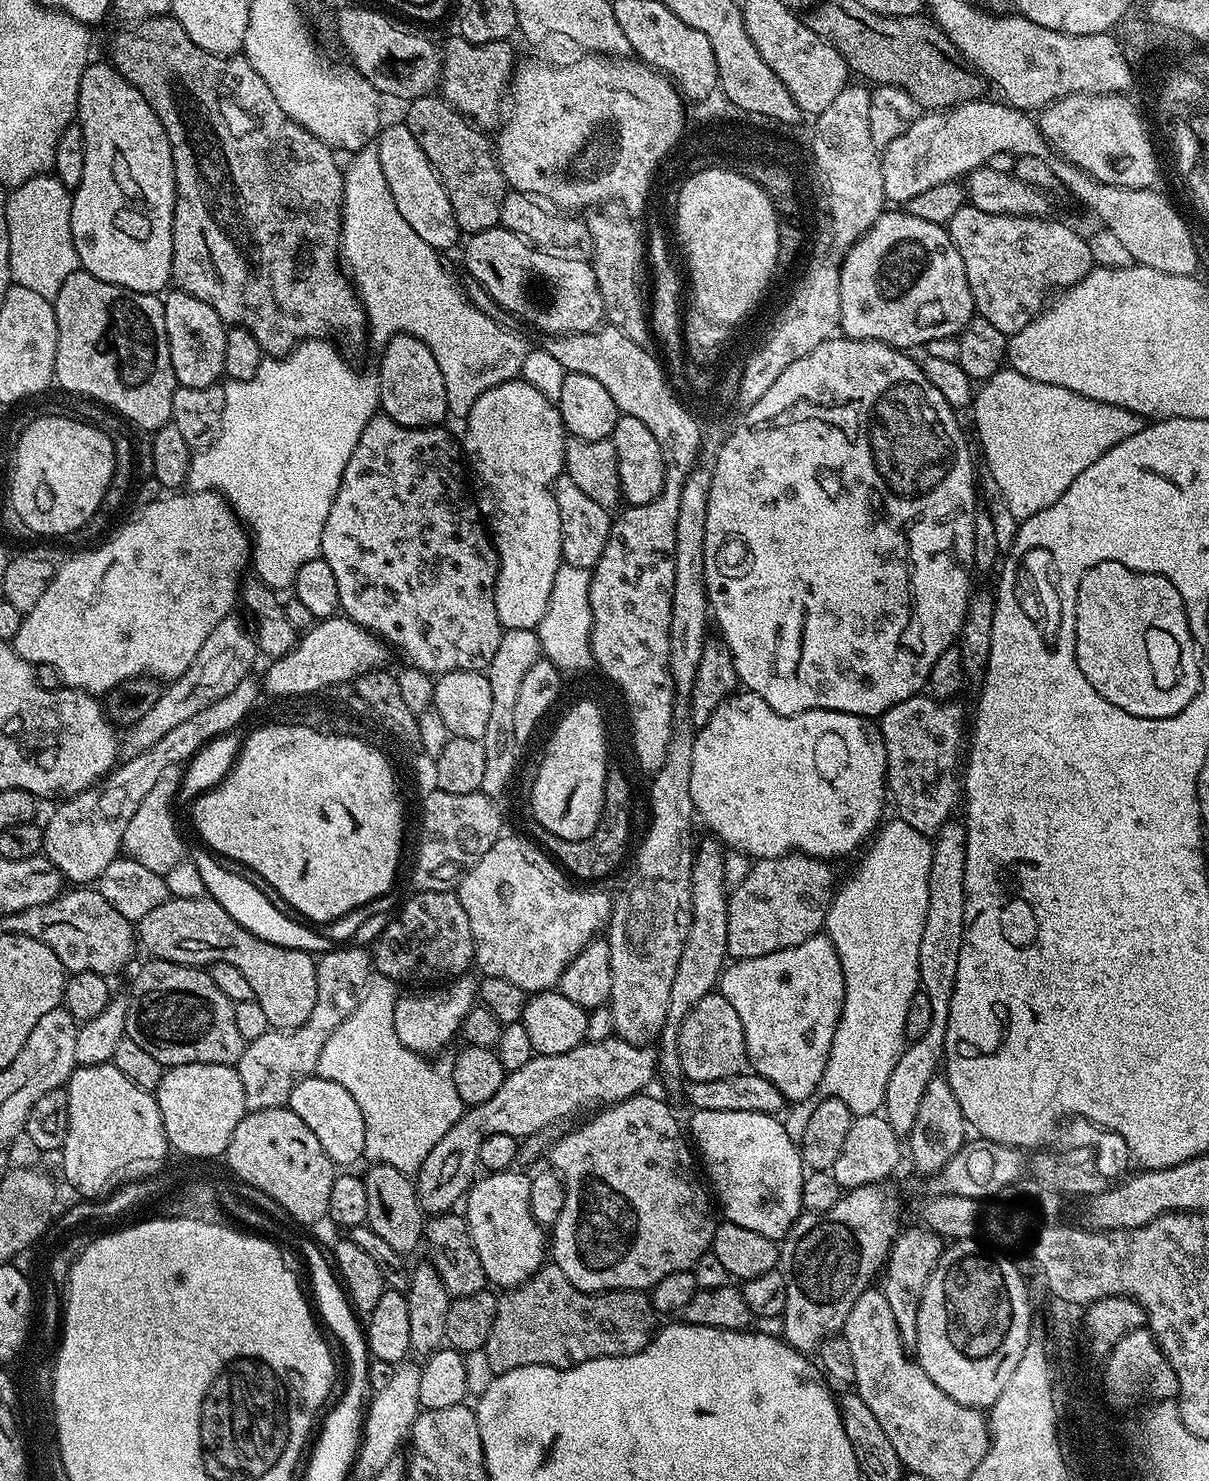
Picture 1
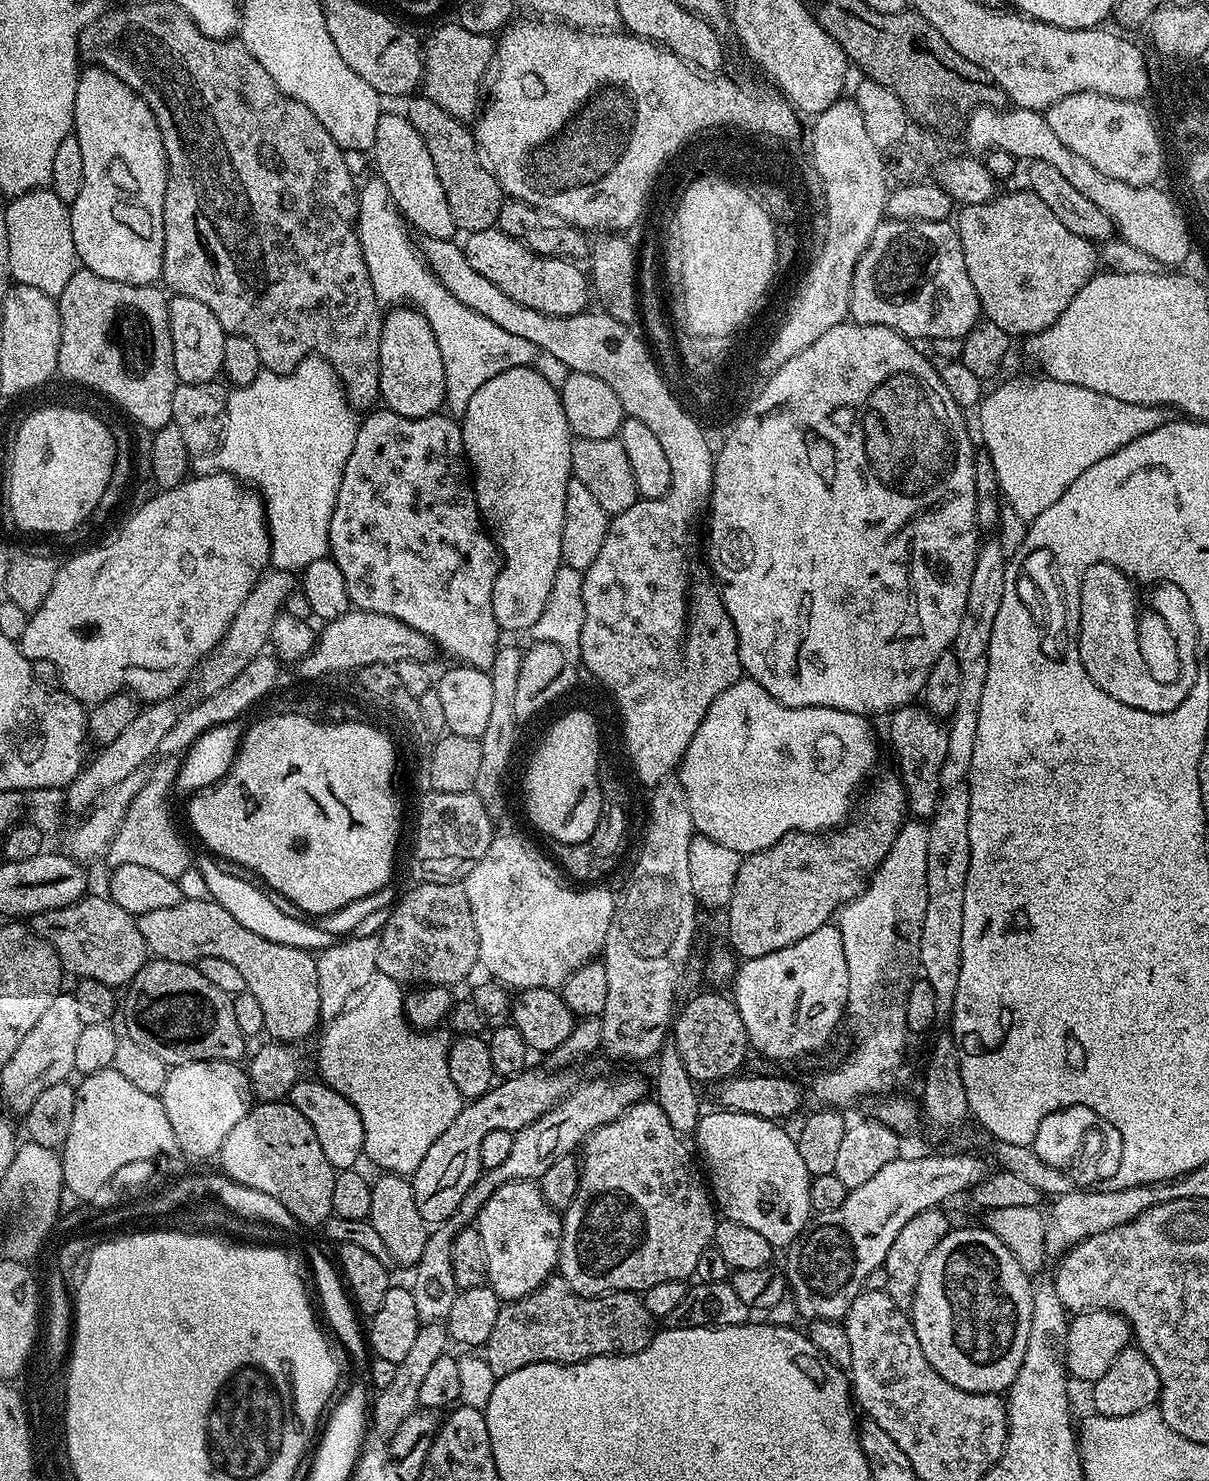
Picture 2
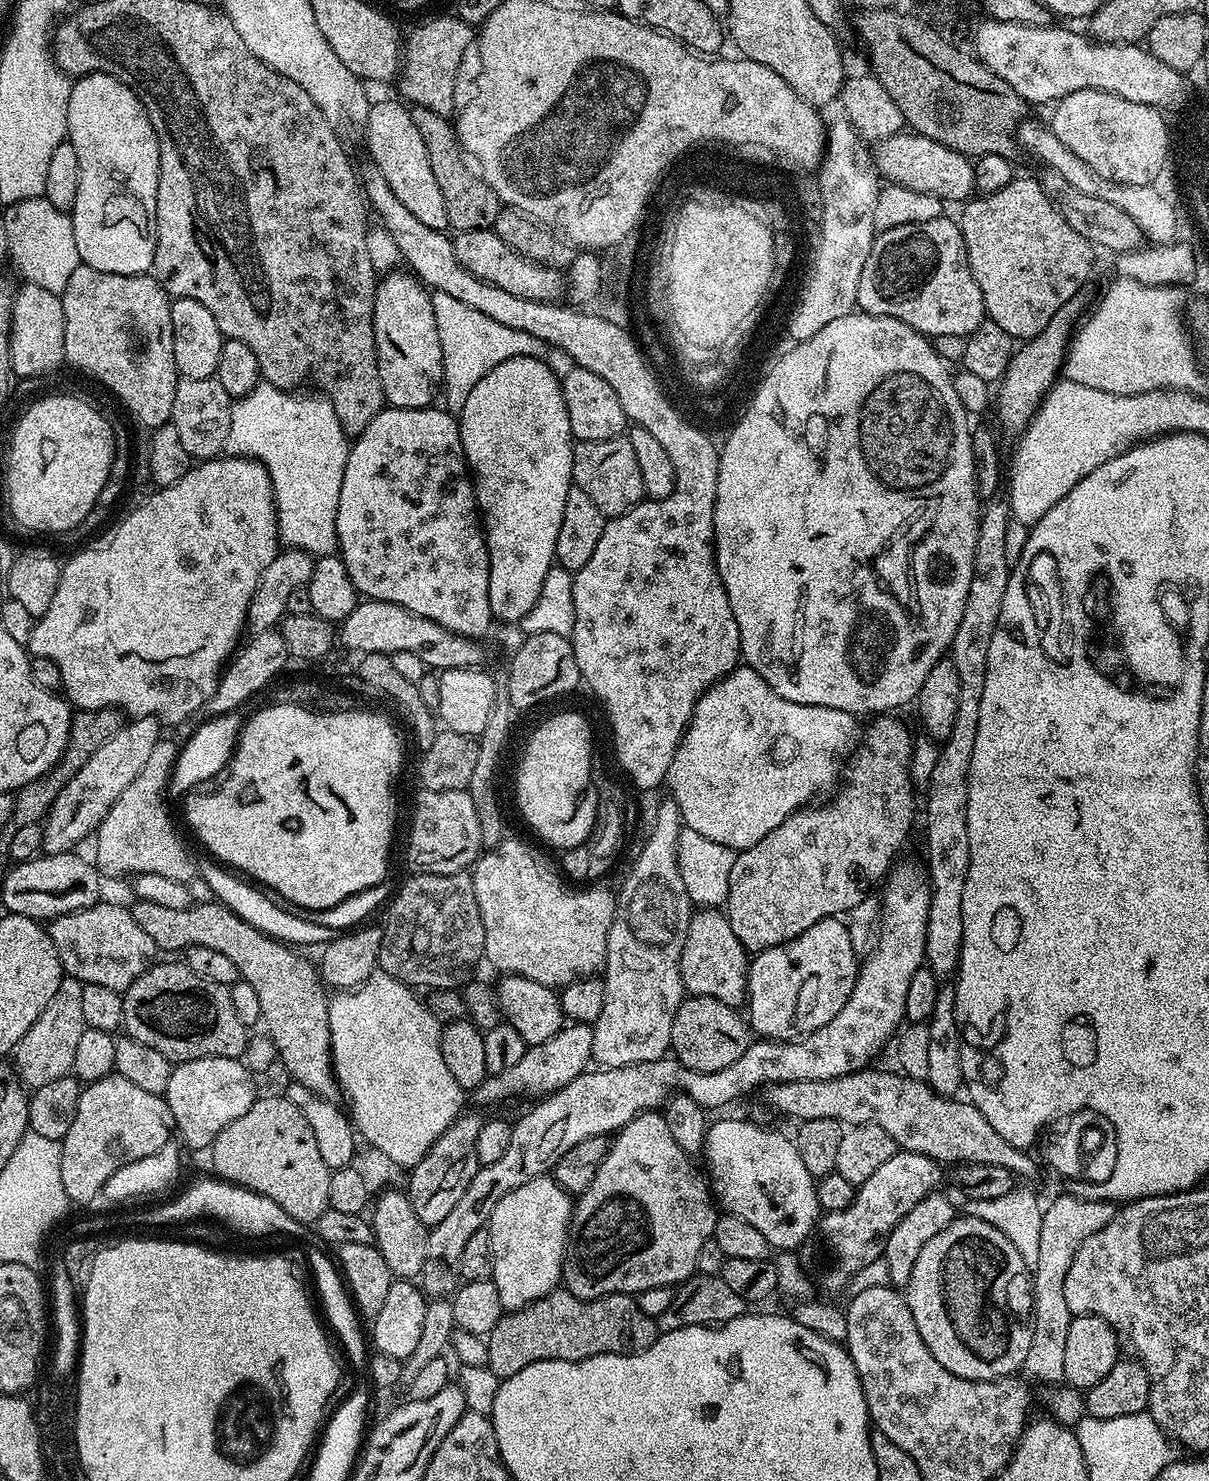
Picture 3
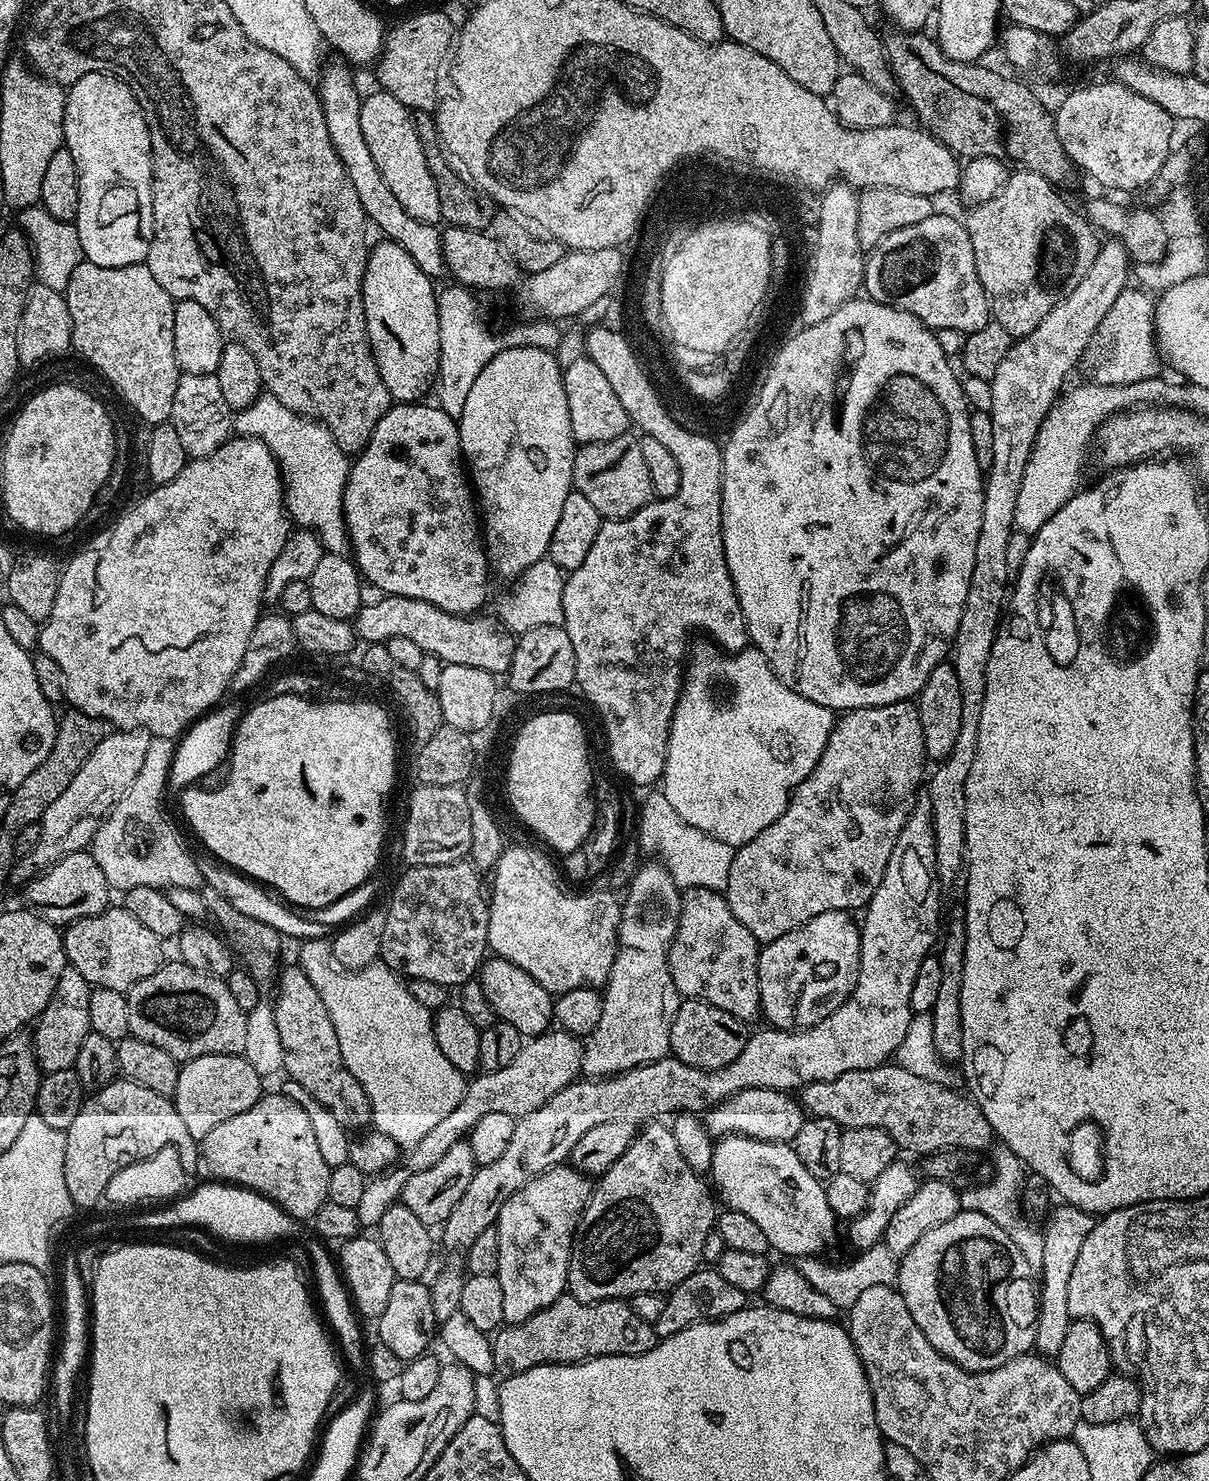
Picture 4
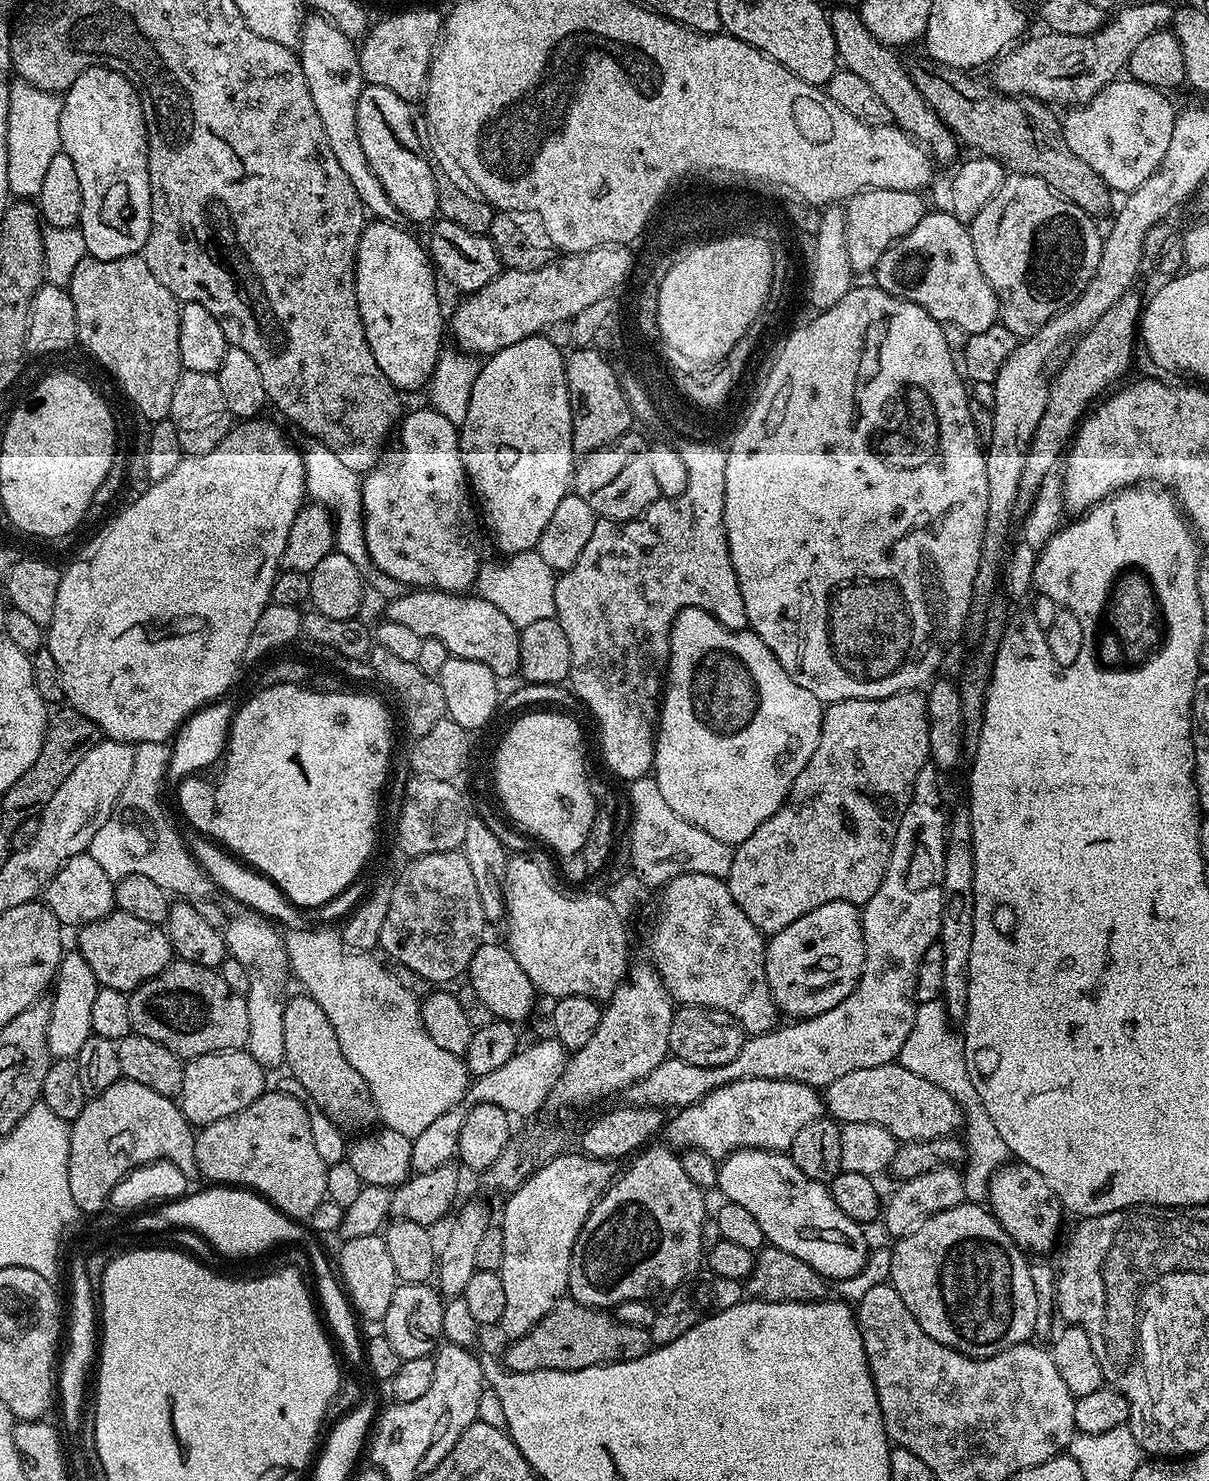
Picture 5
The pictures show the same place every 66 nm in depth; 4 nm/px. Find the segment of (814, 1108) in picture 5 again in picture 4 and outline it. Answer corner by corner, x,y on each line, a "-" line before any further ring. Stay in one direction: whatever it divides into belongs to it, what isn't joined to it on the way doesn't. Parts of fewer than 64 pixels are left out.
747,1088
726,1098
718,1107
711,1108
702,1121
716,1138
738,1135
749,1136
755,1140
792,1142
805,1119
806,1113
795,1095
765,1088

